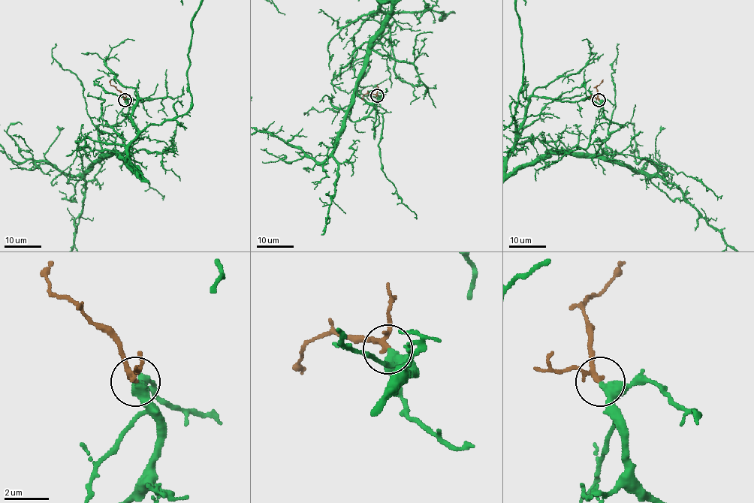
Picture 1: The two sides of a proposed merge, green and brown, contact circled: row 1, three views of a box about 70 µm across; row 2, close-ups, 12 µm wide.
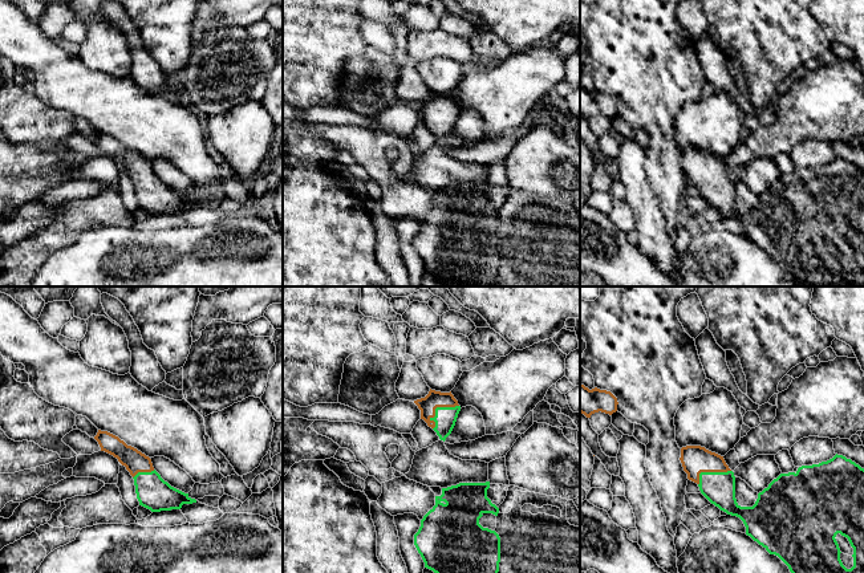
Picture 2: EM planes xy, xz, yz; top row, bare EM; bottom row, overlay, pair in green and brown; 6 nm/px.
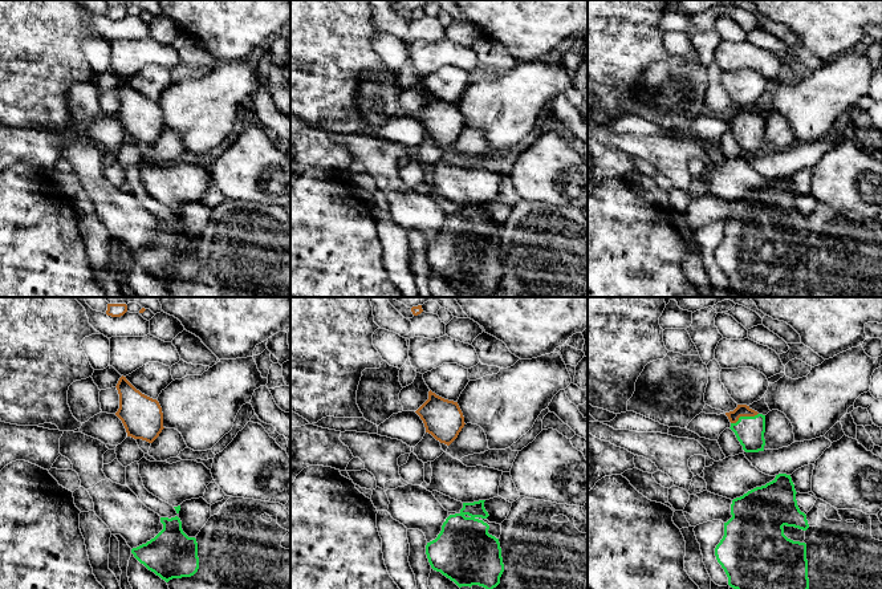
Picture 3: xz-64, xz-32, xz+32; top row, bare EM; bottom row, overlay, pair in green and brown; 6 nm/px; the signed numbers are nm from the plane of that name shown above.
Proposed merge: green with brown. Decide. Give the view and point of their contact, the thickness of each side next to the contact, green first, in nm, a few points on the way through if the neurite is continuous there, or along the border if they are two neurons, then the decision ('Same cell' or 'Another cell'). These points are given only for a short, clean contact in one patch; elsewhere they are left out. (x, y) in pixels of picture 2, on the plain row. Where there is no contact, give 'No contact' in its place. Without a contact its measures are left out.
Touches green at xz (437, 110). Thickness 130 nm (green) against 110 nm. Path across: xz (445, 121), (437, 110), (428, 108). Same cell

